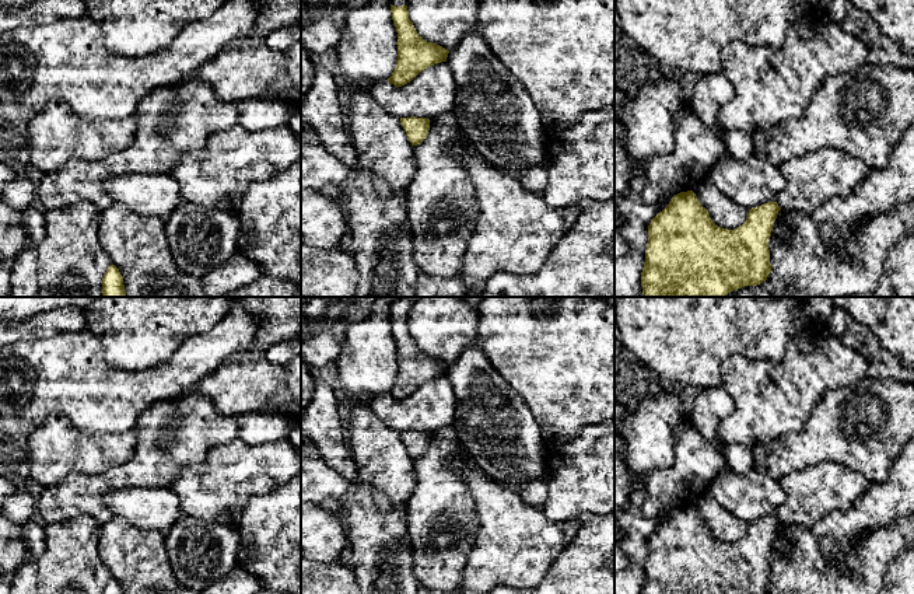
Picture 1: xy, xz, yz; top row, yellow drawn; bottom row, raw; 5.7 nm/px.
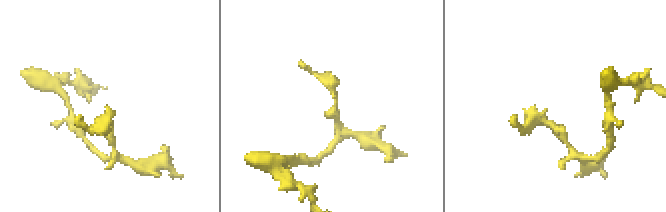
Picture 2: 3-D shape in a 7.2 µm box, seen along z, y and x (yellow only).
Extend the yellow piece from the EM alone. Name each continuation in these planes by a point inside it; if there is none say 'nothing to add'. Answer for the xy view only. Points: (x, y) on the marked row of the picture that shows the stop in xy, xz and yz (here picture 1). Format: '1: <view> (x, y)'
nothing to add

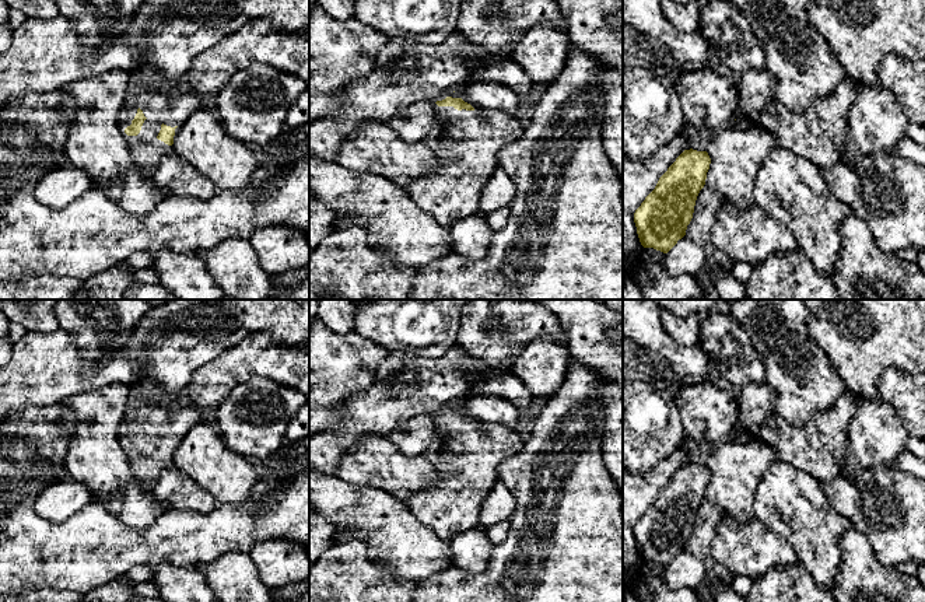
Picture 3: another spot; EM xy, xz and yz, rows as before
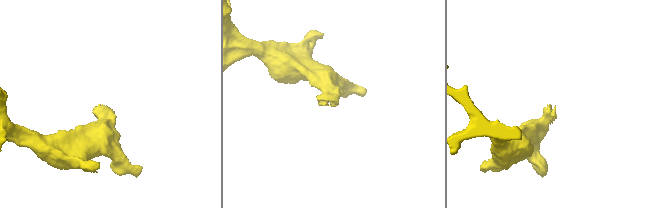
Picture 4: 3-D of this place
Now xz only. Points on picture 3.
1: xz (466, 143)

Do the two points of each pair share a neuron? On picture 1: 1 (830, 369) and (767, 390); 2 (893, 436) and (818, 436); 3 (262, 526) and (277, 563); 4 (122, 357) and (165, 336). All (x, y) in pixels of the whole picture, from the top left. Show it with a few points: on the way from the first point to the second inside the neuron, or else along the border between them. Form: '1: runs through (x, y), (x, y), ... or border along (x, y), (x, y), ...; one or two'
1: runs through (815, 369), (811, 369), (790, 390), (783, 390); one
2: runs through (875, 436), (857, 439), (854, 436), (836, 436); one
3: runs through (272, 535), (277, 541), (277, 554); one
4: runs through (133, 346), (143, 336), (154, 336); one

